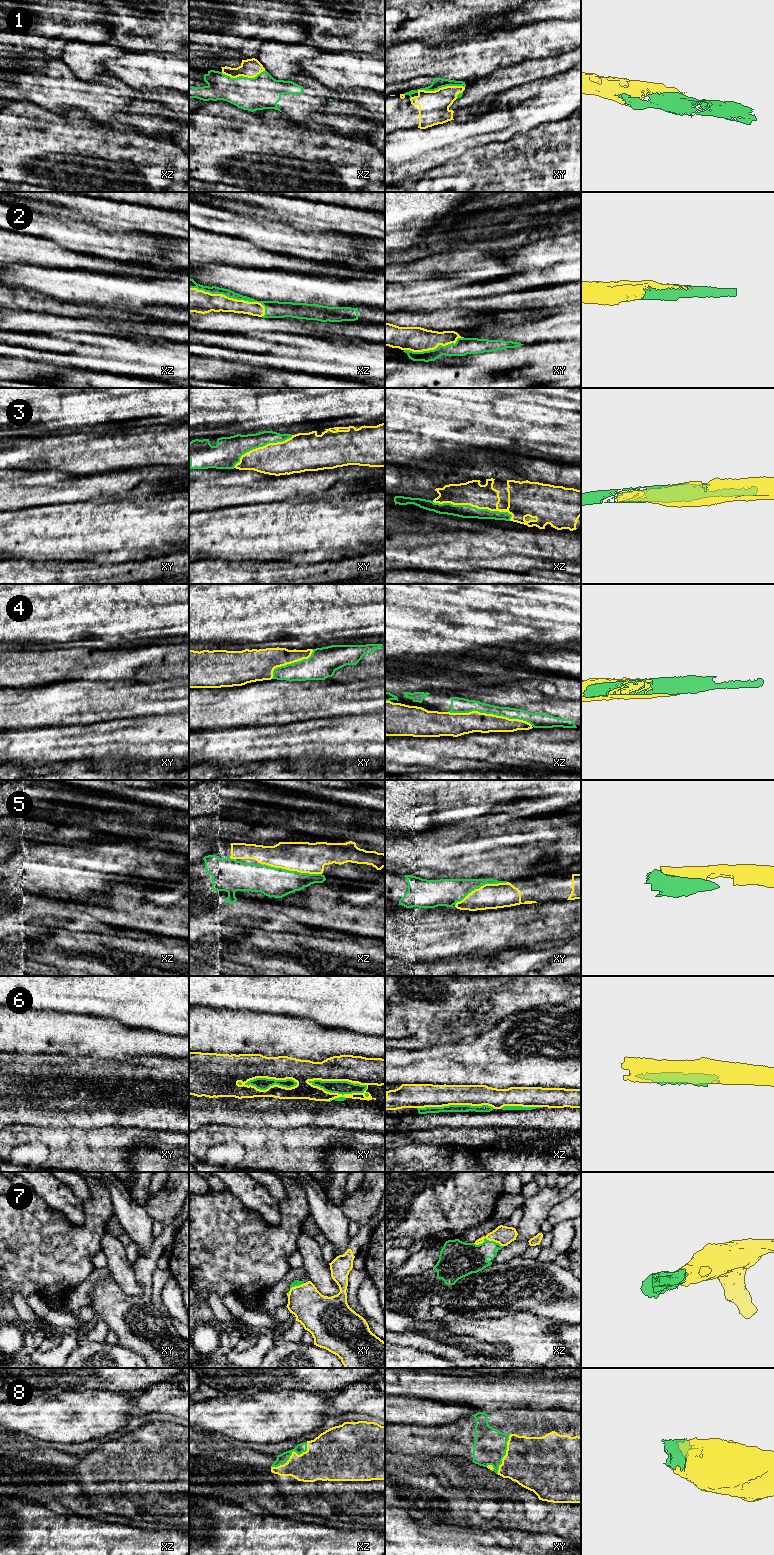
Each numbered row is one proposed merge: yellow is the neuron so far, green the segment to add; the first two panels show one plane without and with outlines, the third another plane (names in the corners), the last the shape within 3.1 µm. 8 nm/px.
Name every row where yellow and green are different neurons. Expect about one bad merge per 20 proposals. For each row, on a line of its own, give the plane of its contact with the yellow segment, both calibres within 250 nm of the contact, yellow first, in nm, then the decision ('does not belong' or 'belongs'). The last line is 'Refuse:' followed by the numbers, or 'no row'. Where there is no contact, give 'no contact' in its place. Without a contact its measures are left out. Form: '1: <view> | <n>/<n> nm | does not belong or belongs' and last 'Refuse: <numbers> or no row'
1: xy | 240/90 nm | belongs
2: xz | 190/60 nm | belongs
3: xz | 200/110 nm | belongs
4: xz | 180/130 nm | belongs
5: xz | 260/240 nm | belongs
6: xy | 220/110 nm | does not belong
7: xz | 150/260 nm | belongs
8: xz | 300/80 nm | belongs
Refuse: 6

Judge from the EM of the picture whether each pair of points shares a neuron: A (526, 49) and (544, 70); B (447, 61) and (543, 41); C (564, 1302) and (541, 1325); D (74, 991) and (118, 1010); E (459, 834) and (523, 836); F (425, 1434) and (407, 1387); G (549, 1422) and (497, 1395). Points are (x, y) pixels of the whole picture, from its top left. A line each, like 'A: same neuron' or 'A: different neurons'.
A: different neurons
B: same neuron
C: different neurons
D: same neuron
E: same neuron
F: different neurons
G: different neurons

